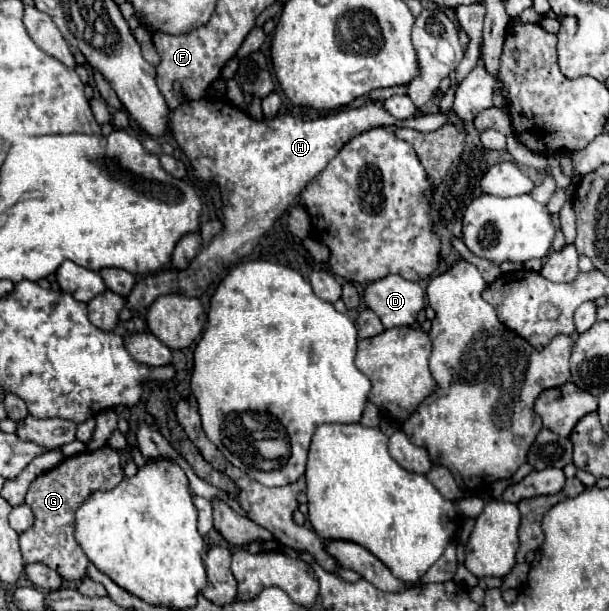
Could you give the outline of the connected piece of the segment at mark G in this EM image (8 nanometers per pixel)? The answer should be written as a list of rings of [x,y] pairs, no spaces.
[[[104,447],[98,451],[84,451],[74,457],[66,457],[58,467],[48,473],[38,475],[28,493],[26,503],[30,505],[36,523],[32,529],[20,533],[20,547],[24,563],[44,563],[58,571],[66,581],[78,581],[86,577],[88,557],[74,539],[74,513],[88,499],[90,493],[98,489],[112,489],[124,479],[118,451]]]

